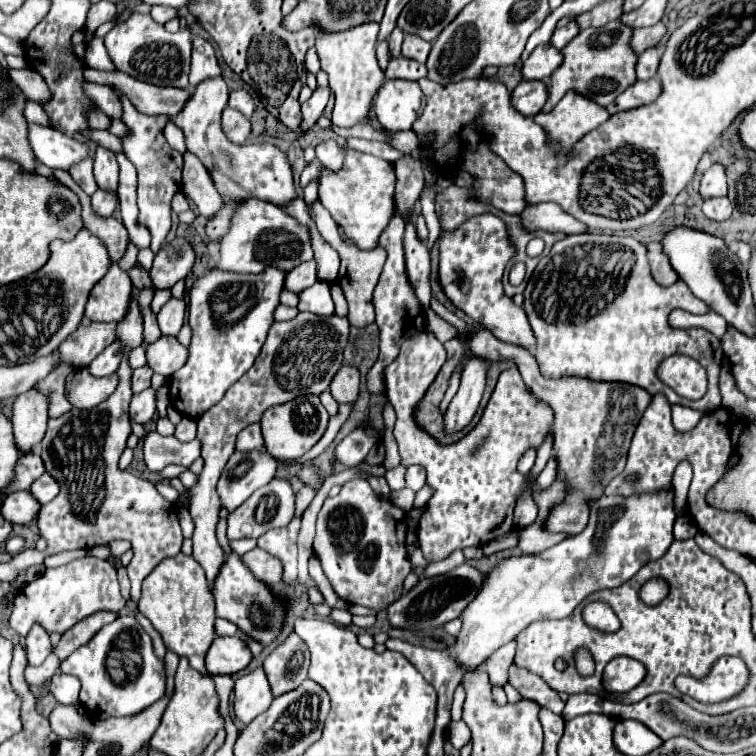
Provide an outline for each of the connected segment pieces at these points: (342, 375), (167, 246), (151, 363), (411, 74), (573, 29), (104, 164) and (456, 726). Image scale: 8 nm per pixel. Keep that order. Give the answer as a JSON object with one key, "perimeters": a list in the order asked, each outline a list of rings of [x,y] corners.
{"perimeters":[[[[344,365],[336,377],[332,379],[330,385],[330,393],[338,403],[352,403],[356,401],[360,391],[360,371],[358,367],[352,365]]],[[[176,237],[170,243],[164,243],[160,253],[154,257],[150,277],[156,289],[172,287],[176,281],[184,279],[196,261],[192,245],[184,237]]],[[[160,337],[160,341],[146,347],[148,367],[154,373],[170,377],[188,361],[188,349],[178,343],[176,337]]],[[[406,57],[390,59],[388,69],[386,69],[386,79],[412,79],[412,81],[418,81],[426,75],[428,75],[426,65],[422,65],[418,61],[412,61],[412,59],[406,59]]],[[[572,19],[566,27],[562,27],[562,29],[556,29],[554,31],[554,35],[552,35],[552,39],[550,39],[550,43],[552,45],[556,45],[556,49],[564,49],[576,35],[580,33],[580,25]]],[[[106,147],[96,149],[94,177],[96,177],[98,187],[108,189],[108,191],[116,191],[116,185],[118,185],[118,161],[116,161],[116,155]]],[[[464,721],[450,723],[450,727],[448,727],[448,741],[456,749],[460,749],[464,743],[468,743],[470,741],[470,729],[468,729],[468,725]]]]}

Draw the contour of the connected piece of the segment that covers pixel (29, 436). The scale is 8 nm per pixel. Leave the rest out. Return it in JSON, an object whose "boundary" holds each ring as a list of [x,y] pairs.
{"boundary":[[[28,389],[26,393],[16,397],[12,411],[12,425],[14,425],[14,439],[20,449],[30,451],[36,443],[44,439],[48,405],[50,405],[48,395],[40,393],[38,389]]]}

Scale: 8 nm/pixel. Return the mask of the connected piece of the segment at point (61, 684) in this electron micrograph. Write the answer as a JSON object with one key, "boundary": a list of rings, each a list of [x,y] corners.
{"boundary":[[[54,675],[52,679],[44,681],[44,689],[56,697],[58,703],[70,705],[78,701],[80,681],[72,675]]]}

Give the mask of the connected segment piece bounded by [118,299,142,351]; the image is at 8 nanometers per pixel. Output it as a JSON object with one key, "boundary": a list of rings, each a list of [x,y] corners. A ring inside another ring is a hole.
{"boundary":[[[132,299],[128,317],[118,323],[118,337],[124,337],[124,341],[128,341],[128,351],[140,345],[142,329],[140,329],[140,313],[136,313],[136,299]]]}

